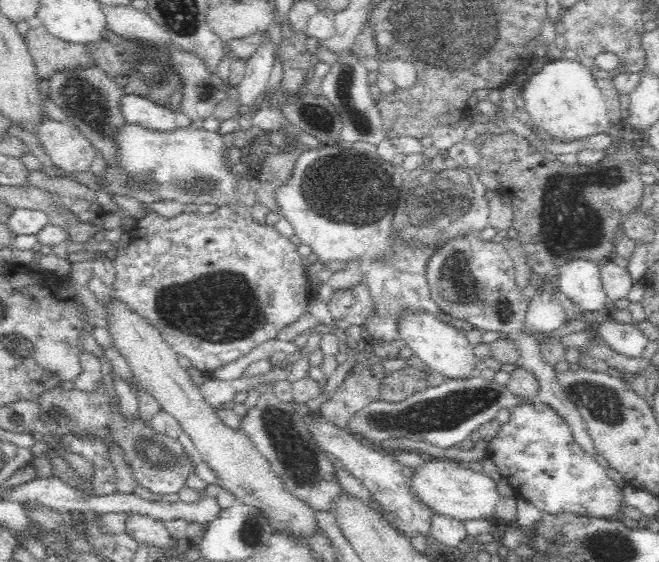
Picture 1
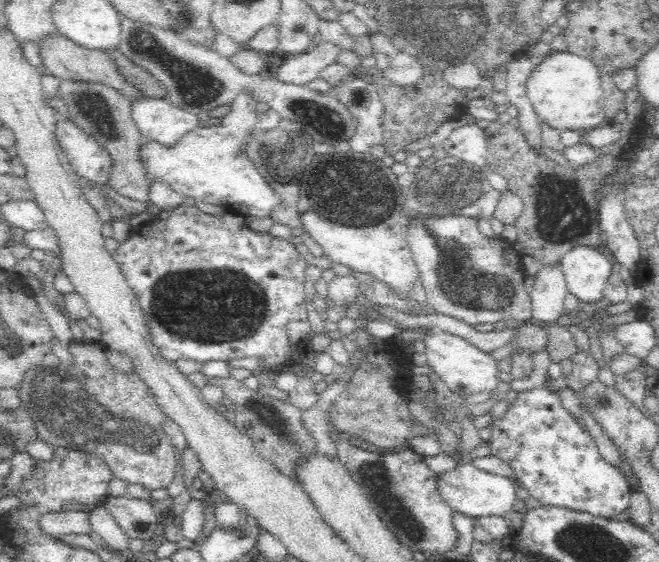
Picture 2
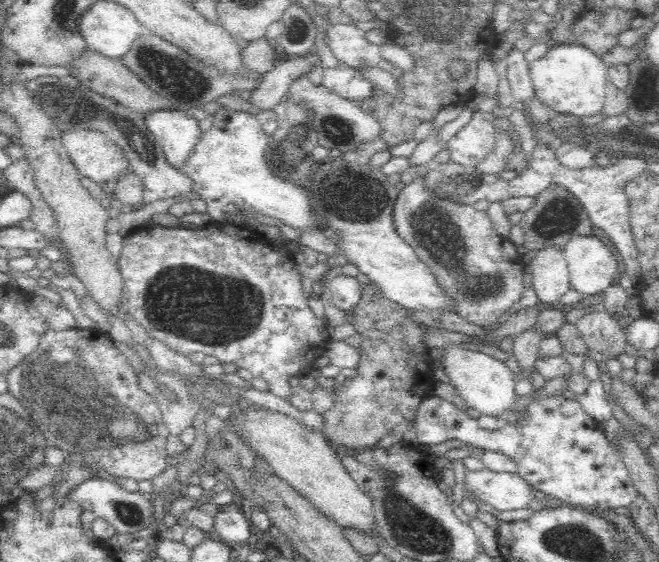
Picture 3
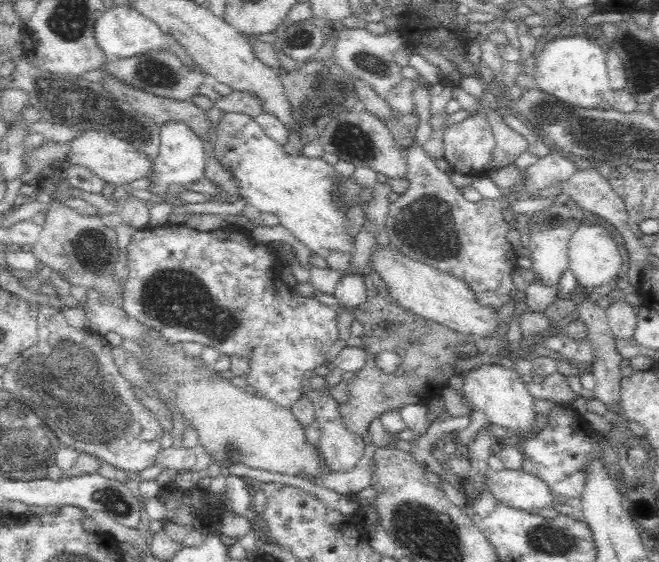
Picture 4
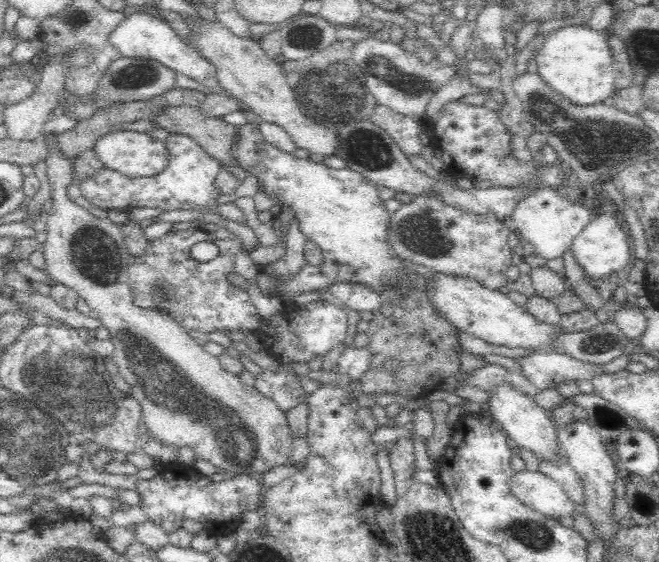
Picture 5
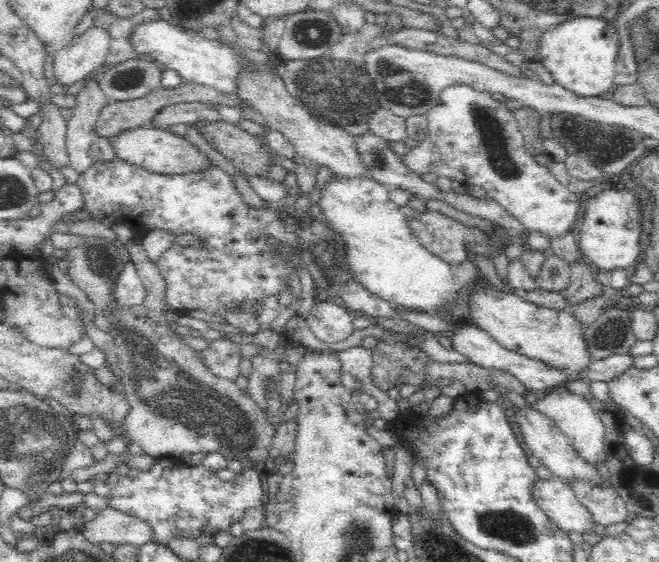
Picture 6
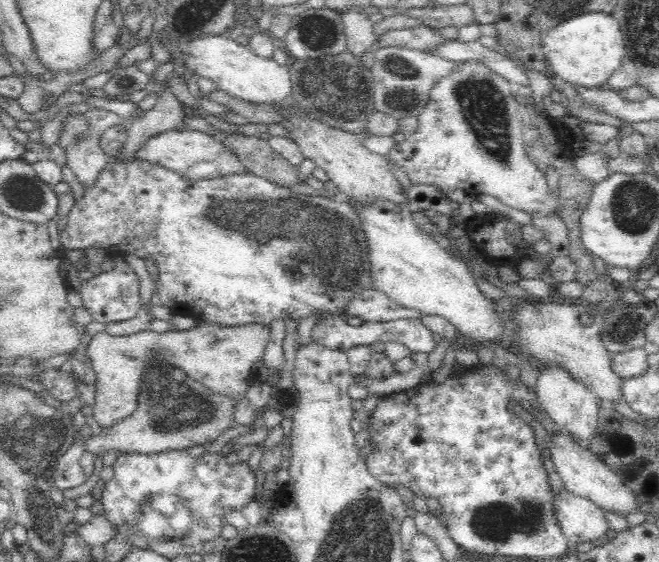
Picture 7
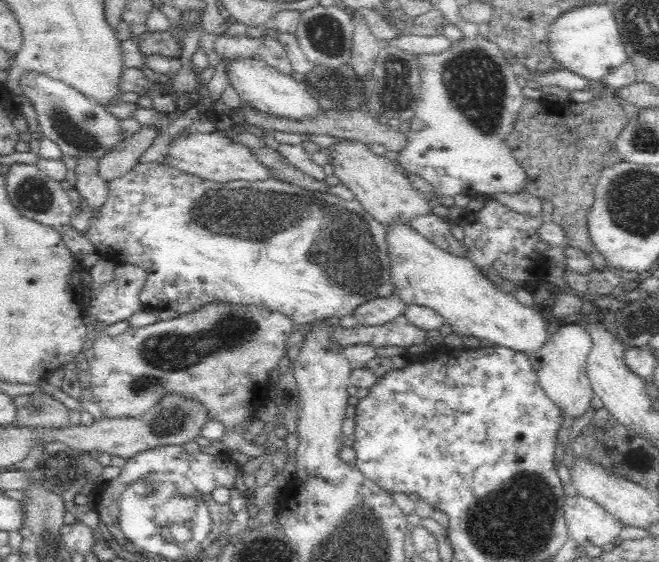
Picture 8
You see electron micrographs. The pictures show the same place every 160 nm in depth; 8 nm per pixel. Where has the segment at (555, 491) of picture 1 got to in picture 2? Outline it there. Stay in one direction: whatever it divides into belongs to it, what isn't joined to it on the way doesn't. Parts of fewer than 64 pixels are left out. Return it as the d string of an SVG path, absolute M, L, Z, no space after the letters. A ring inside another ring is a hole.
M538 386L517 393L517 402L506 410L506 415L501 420L496 420L491 425L491 436L487 444L492 456L512 468L514 481L526 488L532 504L564 507L608 519L627 509L633 490L626 481L626 476L618 466L606 462L599 455L593 437L562 406L558 394L546 387Z

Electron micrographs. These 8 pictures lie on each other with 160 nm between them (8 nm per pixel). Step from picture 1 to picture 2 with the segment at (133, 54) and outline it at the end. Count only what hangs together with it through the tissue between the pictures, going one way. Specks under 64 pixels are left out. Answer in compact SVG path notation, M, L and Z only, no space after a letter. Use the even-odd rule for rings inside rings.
M108 47L103 50L116 65L117 73L126 83L130 83L138 93L144 97L168 99L168 92L163 84L144 67L140 68L126 55L123 55L116 47Z

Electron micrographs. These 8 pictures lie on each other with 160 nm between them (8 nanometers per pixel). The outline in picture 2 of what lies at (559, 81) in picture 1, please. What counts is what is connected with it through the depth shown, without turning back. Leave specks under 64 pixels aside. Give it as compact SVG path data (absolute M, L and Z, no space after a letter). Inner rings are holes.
M551 51L533 68L526 82L526 96L541 122L556 130L594 130L608 123L601 74L594 62L568 51Z

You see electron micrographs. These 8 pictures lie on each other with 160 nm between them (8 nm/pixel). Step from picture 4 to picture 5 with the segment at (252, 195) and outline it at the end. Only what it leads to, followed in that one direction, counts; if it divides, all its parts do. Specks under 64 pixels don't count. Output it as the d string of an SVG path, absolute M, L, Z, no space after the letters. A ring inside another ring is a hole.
M257 122L236 125L233 134L229 146L231 160L256 178L259 192L268 194L281 208L288 208L294 214L302 236L322 250L324 262L316 268L332 280L330 284L363 283L378 292L384 276L404 276L404 270L408 272L404 262L385 245L385 228L390 214L375 184L366 183L362 175L347 166L330 168L322 160L313 162L278 149L266 141Z

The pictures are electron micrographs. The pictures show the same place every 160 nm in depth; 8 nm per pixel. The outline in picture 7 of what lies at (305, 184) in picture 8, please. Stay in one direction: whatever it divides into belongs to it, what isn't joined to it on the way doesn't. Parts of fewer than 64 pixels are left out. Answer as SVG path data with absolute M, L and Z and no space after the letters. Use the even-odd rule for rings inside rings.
M228 132L221 145L235 156L239 163L254 176L262 177L276 185L301 182L299 166L278 154L269 142L242 132Z

